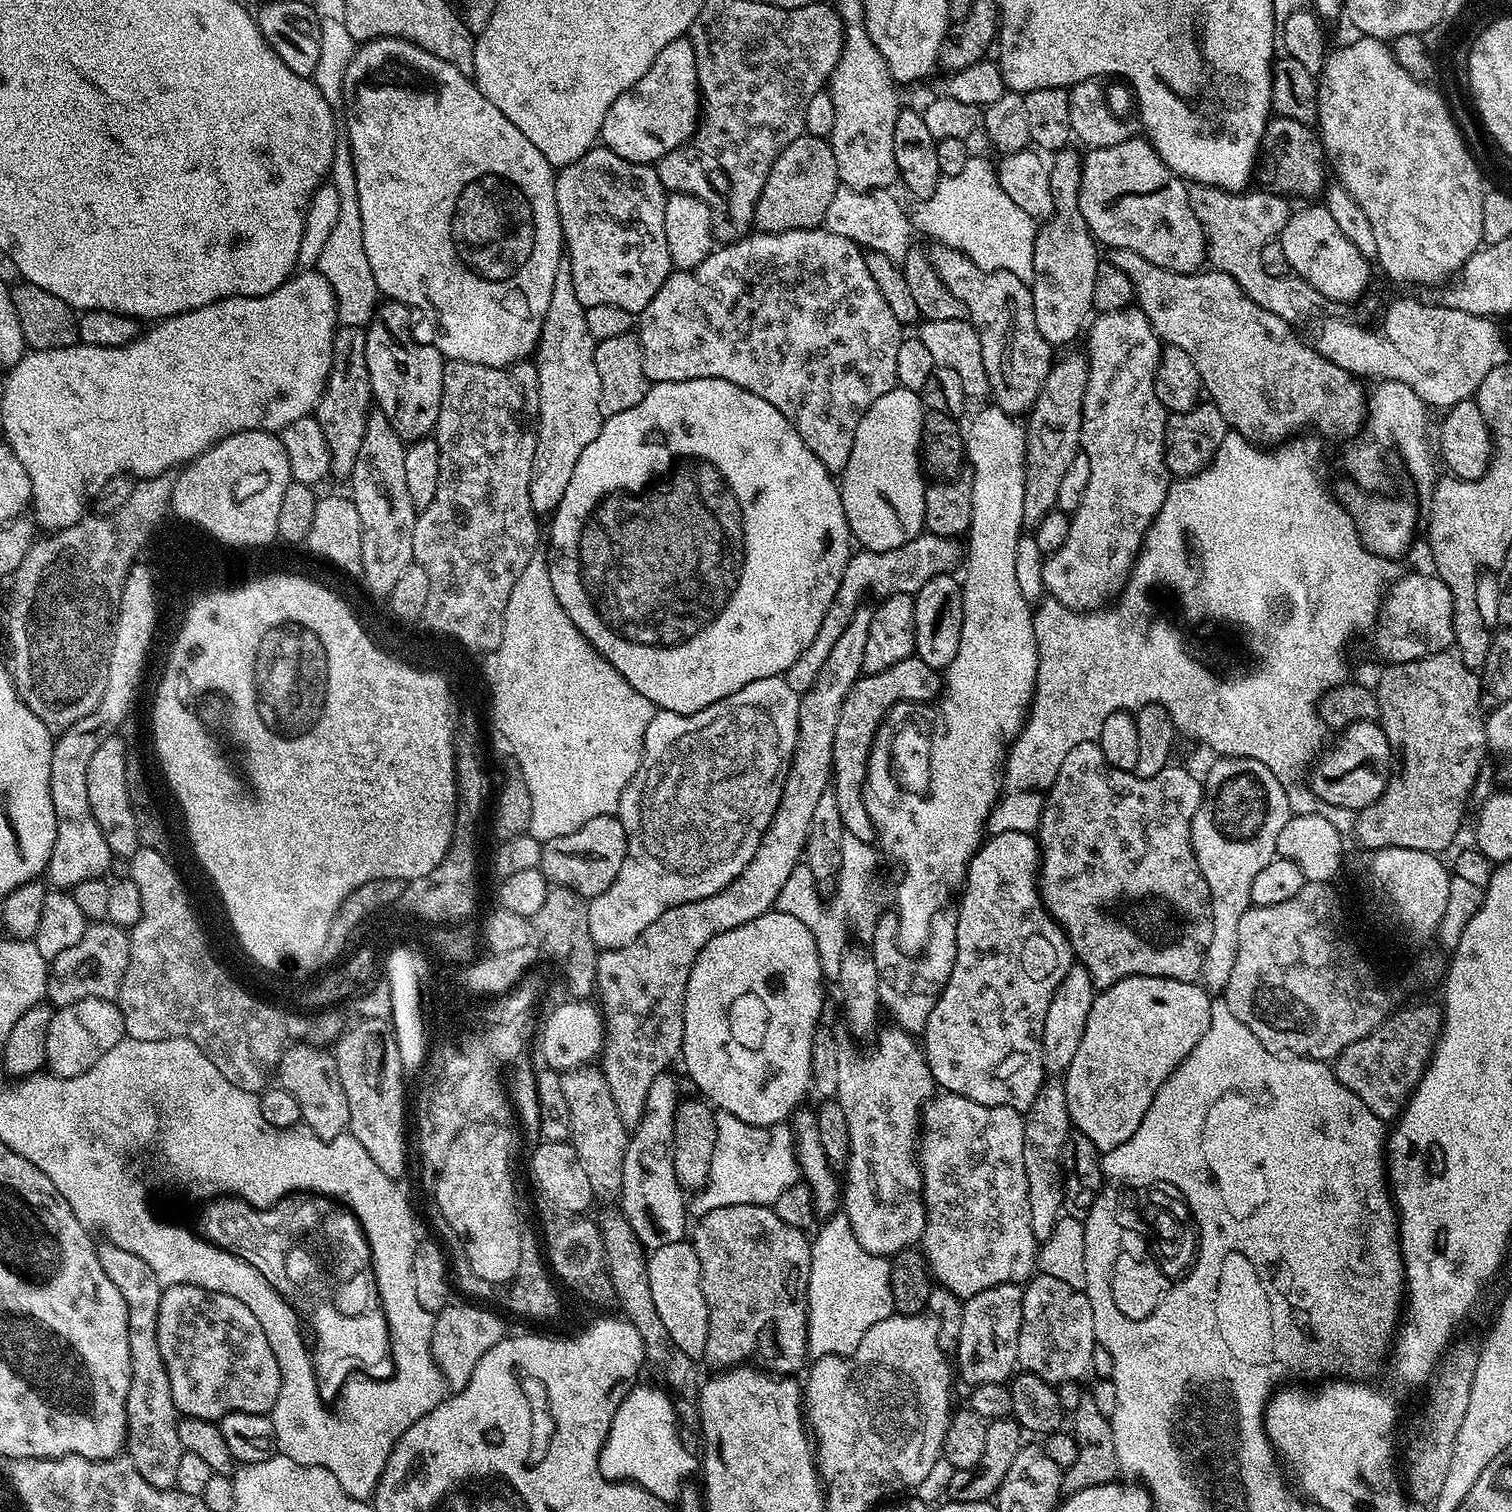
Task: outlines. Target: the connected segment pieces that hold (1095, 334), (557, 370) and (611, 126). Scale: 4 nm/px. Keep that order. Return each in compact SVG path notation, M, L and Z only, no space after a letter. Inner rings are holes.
M1139 307L1101 312L1095 318L1097 320L1093 319L1086 328L1088 381L1082 402L1084 421L1080 431L1082 450L1090 458L1090 482L1086 482L1086 494L1082 494L1078 510L1071 513L1070 534L1066 534L1066 542L1045 559L1042 570L1045 593L1075 612L1103 609L1123 592L1136 558L1144 547L1148 528L1156 521L1156 515L1166 502L1170 483L1170 473L1164 461L1164 435L1169 413L1162 402L1158 402L1158 394L1154 390L1162 341Z
M561 262L558 274L554 274L550 306L546 310L544 326L540 331L540 342L534 353L540 391L540 419L536 429L534 466L530 474L530 506L540 518L555 512L558 502L562 502L562 494L566 494L566 485L574 475L574 466L578 466L578 458L582 458L582 450L586 450L586 446L590 446L590 442L598 438L600 428L606 419L600 413L602 382L598 382L598 366L594 366L596 341L592 339L590 329L586 327L584 309L582 302L578 302L578 294L574 294L574 278L570 274L570 266L567 262Z
M681 38L670 42L666 50L654 58L654 66L650 66L650 70L646 70L646 74L642 74L642 78L606 110L600 140L603 147L618 154L618 158L655 165L666 154L692 139L701 115L702 97L694 46L691 39Z

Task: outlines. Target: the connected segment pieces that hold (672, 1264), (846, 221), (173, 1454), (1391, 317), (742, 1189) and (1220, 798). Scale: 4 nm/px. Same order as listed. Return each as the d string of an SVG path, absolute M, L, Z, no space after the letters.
M679 1240L670 1246L651 1249L648 1261L650 1298L654 1298L654 1310L666 1326L666 1334L674 1338L674 1346L682 1354L693 1358L703 1357L708 1337L708 1307L700 1285L698 1254L691 1243Z
M841 186L830 201L826 210L823 227L842 238L850 238L861 249L877 252L893 262L903 262L909 248L913 247L912 232L914 224L904 213L904 208L892 197L888 190L878 192L859 192L853 188Z
M107 1242L97 1243L96 1253L98 1262L102 1262L102 1270L110 1274L110 1282L118 1286L128 1311L132 1385L126 1398L128 1423L126 1455L134 1462L138 1474L142 1474L142 1478L150 1482L150 1486L175 1489L178 1465L185 1450L178 1440L178 1413L170 1394L170 1380L166 1374L166 1366L158 1350L156 1327L162 1286L154 1270L150 1270L150 1266L146 1266L146 1262L138 1258L138 1254L130 1254L130 1250L122 1250L122 1246Z
M1396 300L1385 310L1377 328L1363 328L1348 320L1332 319L1325 319L1319 325L1320 333L1314 339L1314 347L1322 354L1322 358L1334 362L1334 366L1342 366L1342 370L1357 378L1376 376L1377 381L1402 382L1410 386L1410 390L1414 390L1414 394L1418 394L1418 398L1422 398L1433 409L1447 410L1458 402L1473 399L1486 374L1510 360L1509 354L1492 352L1492 348L1500 348L1504 344L1504 332L1496 325L1499 323L1495 319L1466 314L1462 310L1446 308L1436 302L1419 304L1416 300Z
M716 1112L716 1141L712 1154L708 1158L708 1180L703 1188L691 1197L690 1212L693 1217L704 1216L710 1210L718 1210L722 1206L738 1206L739 1204L775 1205L782 1190L790 1190L801 1179L800 1167L796 1161L796 1137L787 1123L770 1124L767 1128L754 1126L734 1118L729 1112Z
M1226 756L1215 762L1206 779L1204 802L1192 819L1192 849L1212 899L1212 933L1200 980L1209 993L1220 994L1226 982L1230 982L1230 973L1238 959L1238 922L1242 922L1242 914L1252 904L1250 886L1254 886L1254 877L1262 871L1262 866L1277 859L1278 834L1294 813L1288 801L1288 789L1262 762L1241 756Z

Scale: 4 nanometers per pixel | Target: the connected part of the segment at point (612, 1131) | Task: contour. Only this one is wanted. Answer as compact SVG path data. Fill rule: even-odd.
M596 1066L567 1069L562 1075L562 1091L570 1110L568 1140L582 1158L593 1193L615 1197L622 1186L622 1162L630 1129L622 1122L618 1106L614 1106L614 1094L610 1094L610 1086L606 1086L606 1078Z

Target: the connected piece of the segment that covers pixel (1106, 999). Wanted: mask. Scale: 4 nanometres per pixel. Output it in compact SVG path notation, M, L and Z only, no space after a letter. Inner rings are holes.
M1161 976L1122 978L1118 982L1114 982L1114 986L1097 991L1096 1000L1090 1006L1090 1018L1086 1018L1086 1030L1082 1030L1082 1042L1078 1042L1078 1051L1074 1054L1074 1062L1068 1064L1062 1076L1066 1090L1066 1106L1072 1119L1073 1129L1086 1134L1086 1138L1090 1138L1090 1142L1094 1142L1097 1152L1103 1154L1114 1150L1115 1147L1126 1143L1130 1134L1134 1134L1134 1130L1138 1130L1138 1126L1142 1122L1146 1110L1150 1110L1150 1102L1154 1102L1154 1094L1158 1094L1162 1082L1166 1082L1166 1078L1170 1078L1170 1074L1190 1054L1190 1050L1194 1050L1194 1046L1198 1046L1202 1034L1206 1034L1206 1030L1210 1026L1212 1002L1213 997L1199 983L1190 980L1162 978Z

